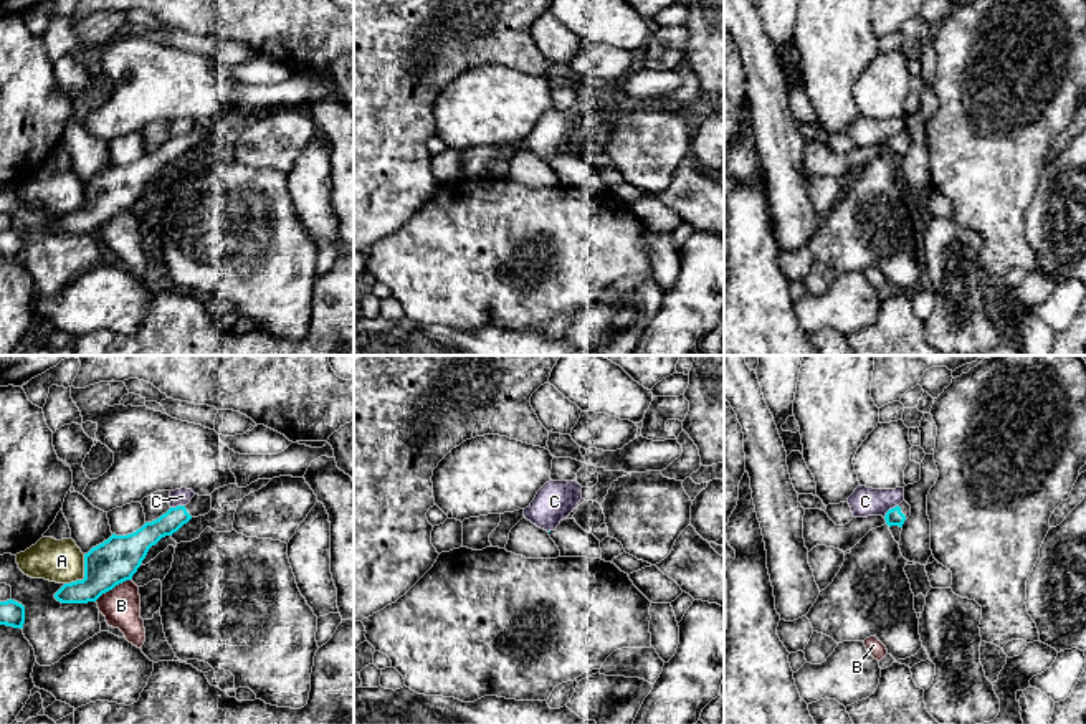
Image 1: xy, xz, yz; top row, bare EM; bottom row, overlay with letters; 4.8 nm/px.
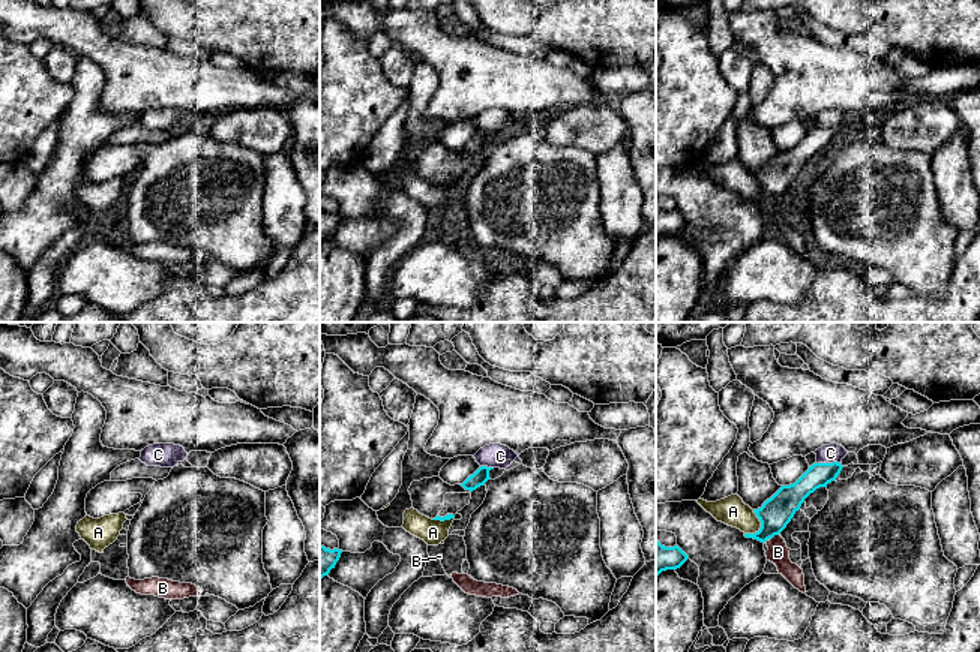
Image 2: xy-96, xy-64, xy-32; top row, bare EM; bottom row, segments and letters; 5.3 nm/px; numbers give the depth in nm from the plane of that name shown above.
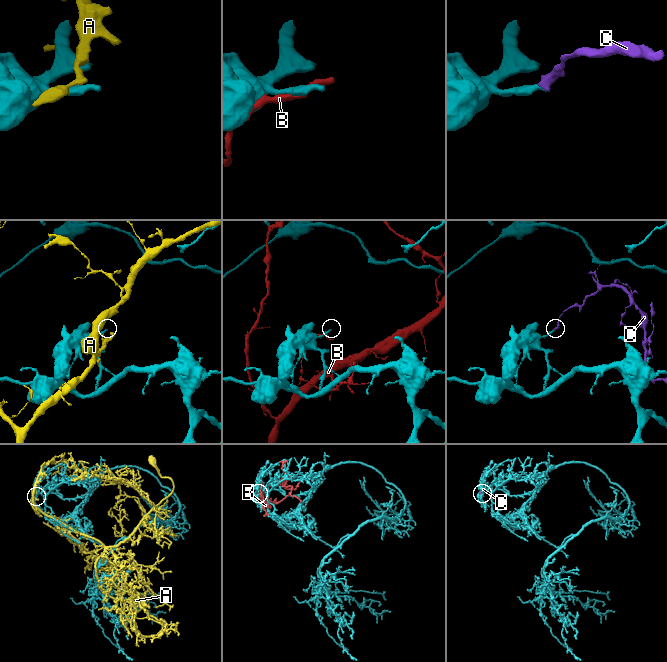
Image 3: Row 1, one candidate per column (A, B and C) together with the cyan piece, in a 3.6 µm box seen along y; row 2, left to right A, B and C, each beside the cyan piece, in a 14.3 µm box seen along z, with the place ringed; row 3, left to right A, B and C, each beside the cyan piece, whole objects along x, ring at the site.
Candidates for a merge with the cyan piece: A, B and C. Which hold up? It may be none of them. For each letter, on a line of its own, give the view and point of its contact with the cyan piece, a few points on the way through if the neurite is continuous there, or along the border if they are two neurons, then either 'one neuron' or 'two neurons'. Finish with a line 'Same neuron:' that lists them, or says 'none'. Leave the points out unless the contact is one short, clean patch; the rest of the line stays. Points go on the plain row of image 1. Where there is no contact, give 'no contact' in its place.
A: contact xy (85, 205); two neurons
B: contact xy (111, 219); two neurons
C: contact yz (890, 139); border yz (898, 134), (883, 146); two neurons
Same neuron: none

